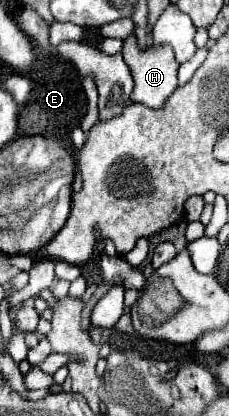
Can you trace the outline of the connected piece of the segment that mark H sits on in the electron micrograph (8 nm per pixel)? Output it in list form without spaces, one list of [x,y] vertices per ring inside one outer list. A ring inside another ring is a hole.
[[[128,37],[124,41],[124,61],[128,63],[130,69],[134,69],[134,91],[130,95],[132,103],[142,103],[146,107],[160,107],[170,95],[172,91],[178,87],[178,63],[170,51],[170,47],[152,47],[152,49],[138,49],[136,45],[136,37]]]

